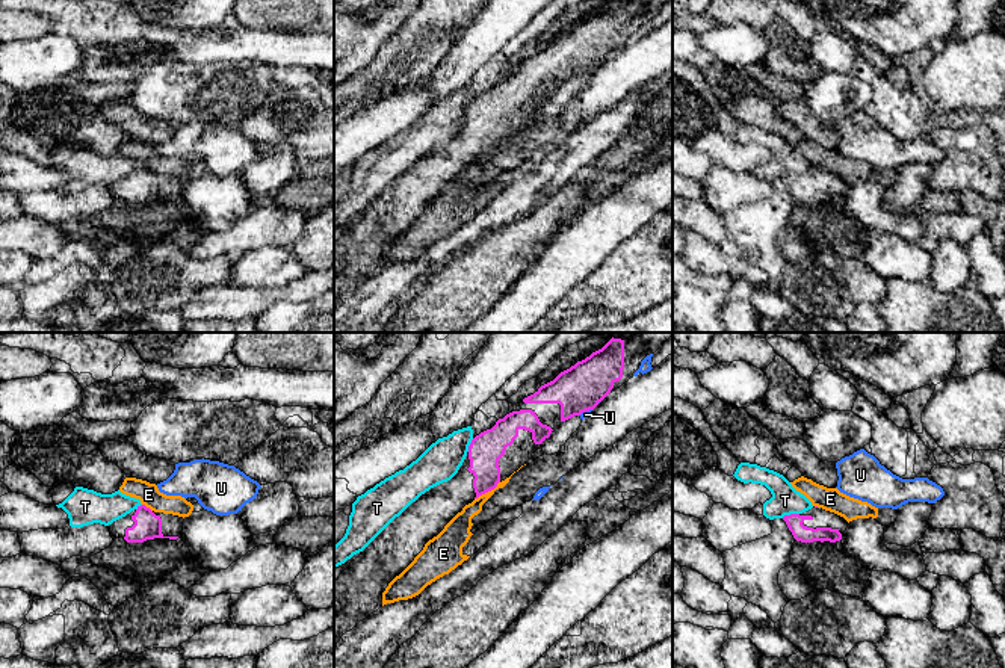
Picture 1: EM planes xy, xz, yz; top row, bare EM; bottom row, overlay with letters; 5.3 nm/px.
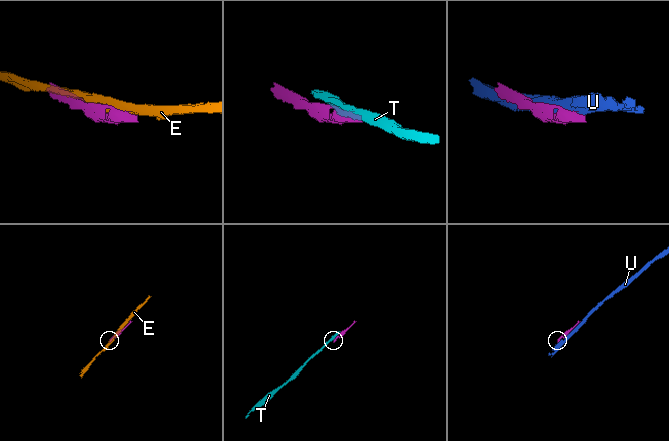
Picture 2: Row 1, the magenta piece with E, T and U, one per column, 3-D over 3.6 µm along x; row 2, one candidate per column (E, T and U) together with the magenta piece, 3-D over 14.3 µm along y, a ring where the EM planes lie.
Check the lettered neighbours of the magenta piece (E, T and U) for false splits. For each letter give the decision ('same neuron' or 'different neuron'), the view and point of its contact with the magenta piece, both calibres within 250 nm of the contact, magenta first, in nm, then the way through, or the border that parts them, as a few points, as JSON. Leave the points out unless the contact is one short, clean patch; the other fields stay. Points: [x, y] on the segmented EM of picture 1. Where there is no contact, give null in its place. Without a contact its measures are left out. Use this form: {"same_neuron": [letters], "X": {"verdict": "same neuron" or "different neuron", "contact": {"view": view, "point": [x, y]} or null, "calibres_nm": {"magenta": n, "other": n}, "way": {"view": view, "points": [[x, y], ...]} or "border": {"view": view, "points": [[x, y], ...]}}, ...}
{"same_neuron": [], "E": {"verdict": "different neuron", "contact": {"view": "xz", "point": [487, 491]}, "calibres_nm": {"magenta": 180, "other": 120}}, "T": {"verdict": "different neuron", "contact": {"view": "yz", "point": [791, 514]}, "calibres_nm": {"magenta": 90, "other": 150}, "border": {"view": "yz", "points": [[798, 513], [782, 517]]}}, "U": {"verdict": "different neuron", "contact": {"view": "xz", "point": [585, 410]}, "calibres_nm": {"magenta": 240, "other": 40}}}

